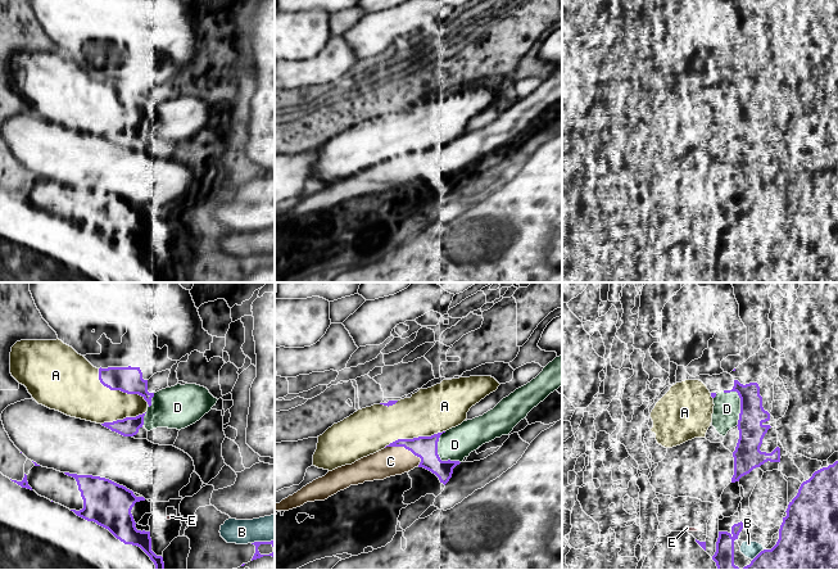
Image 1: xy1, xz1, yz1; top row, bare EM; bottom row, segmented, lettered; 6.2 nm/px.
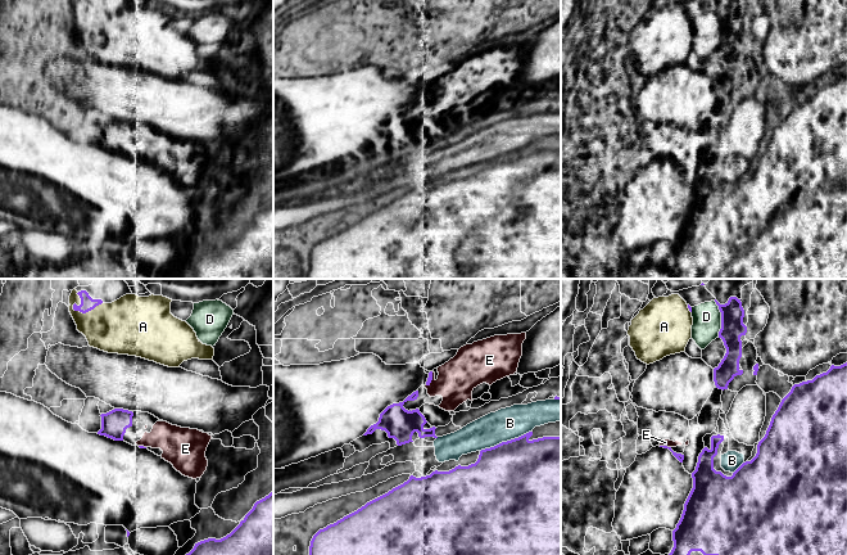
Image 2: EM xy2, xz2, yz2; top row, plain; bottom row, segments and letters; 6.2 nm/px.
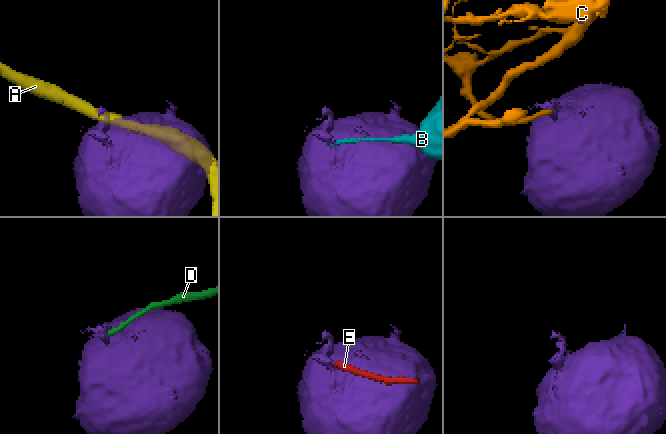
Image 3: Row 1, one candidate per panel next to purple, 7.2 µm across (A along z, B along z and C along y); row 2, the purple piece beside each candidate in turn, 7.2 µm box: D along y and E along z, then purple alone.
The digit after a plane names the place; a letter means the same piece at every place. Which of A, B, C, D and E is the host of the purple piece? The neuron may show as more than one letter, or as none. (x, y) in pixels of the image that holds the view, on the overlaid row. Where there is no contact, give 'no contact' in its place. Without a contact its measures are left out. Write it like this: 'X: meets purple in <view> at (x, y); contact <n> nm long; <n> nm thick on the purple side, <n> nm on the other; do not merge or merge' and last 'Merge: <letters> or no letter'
A: meets purple in xy1 at (118, 389); contact 380 nm long; 160 nm thick on the purple side, 300 nm on the other; merge
B: meets purple in xz2 at (504, 442); contact 340 nm long; 500 nm thick on the purple side, 200 nm on the other; do not merge
C: meets purple in xz1 at (404, 447); contact 240 nm long; 140 nm thick on the purple side, 190 nm on the other; do not merge
D: meets purple in xz1 at (438, 455); contact 220 nm long; 140 nm thick on the purple side, 200 nm on the other; do not merge
E: meets purple in xz2 at (431, 379); contact 100 nm long; 30 nm thick on the purple side, 240 nm on the other; do not merge
Merge: A

